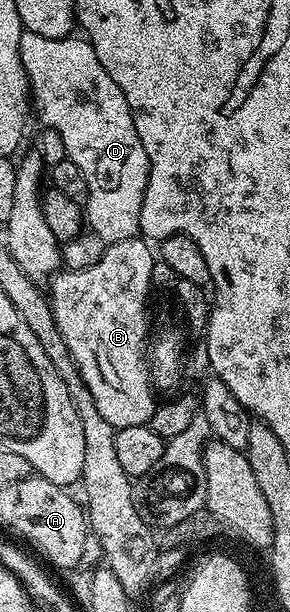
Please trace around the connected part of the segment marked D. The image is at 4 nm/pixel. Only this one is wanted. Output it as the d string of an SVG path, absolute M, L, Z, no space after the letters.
M22 31L19 38L19 56L26 76L29 77L31 104L38 116L65 147L64 155L78 166L87 182L87 202L84 206L85 219L92 235L103 238L106 245L118 244L134 239L141 230L143 198L149 181L149 159L143 142L135 130L133 111L127 106L123 90L103 70L103 62L95 54L88 39L68 38L56 40L43 38L40 34Z

